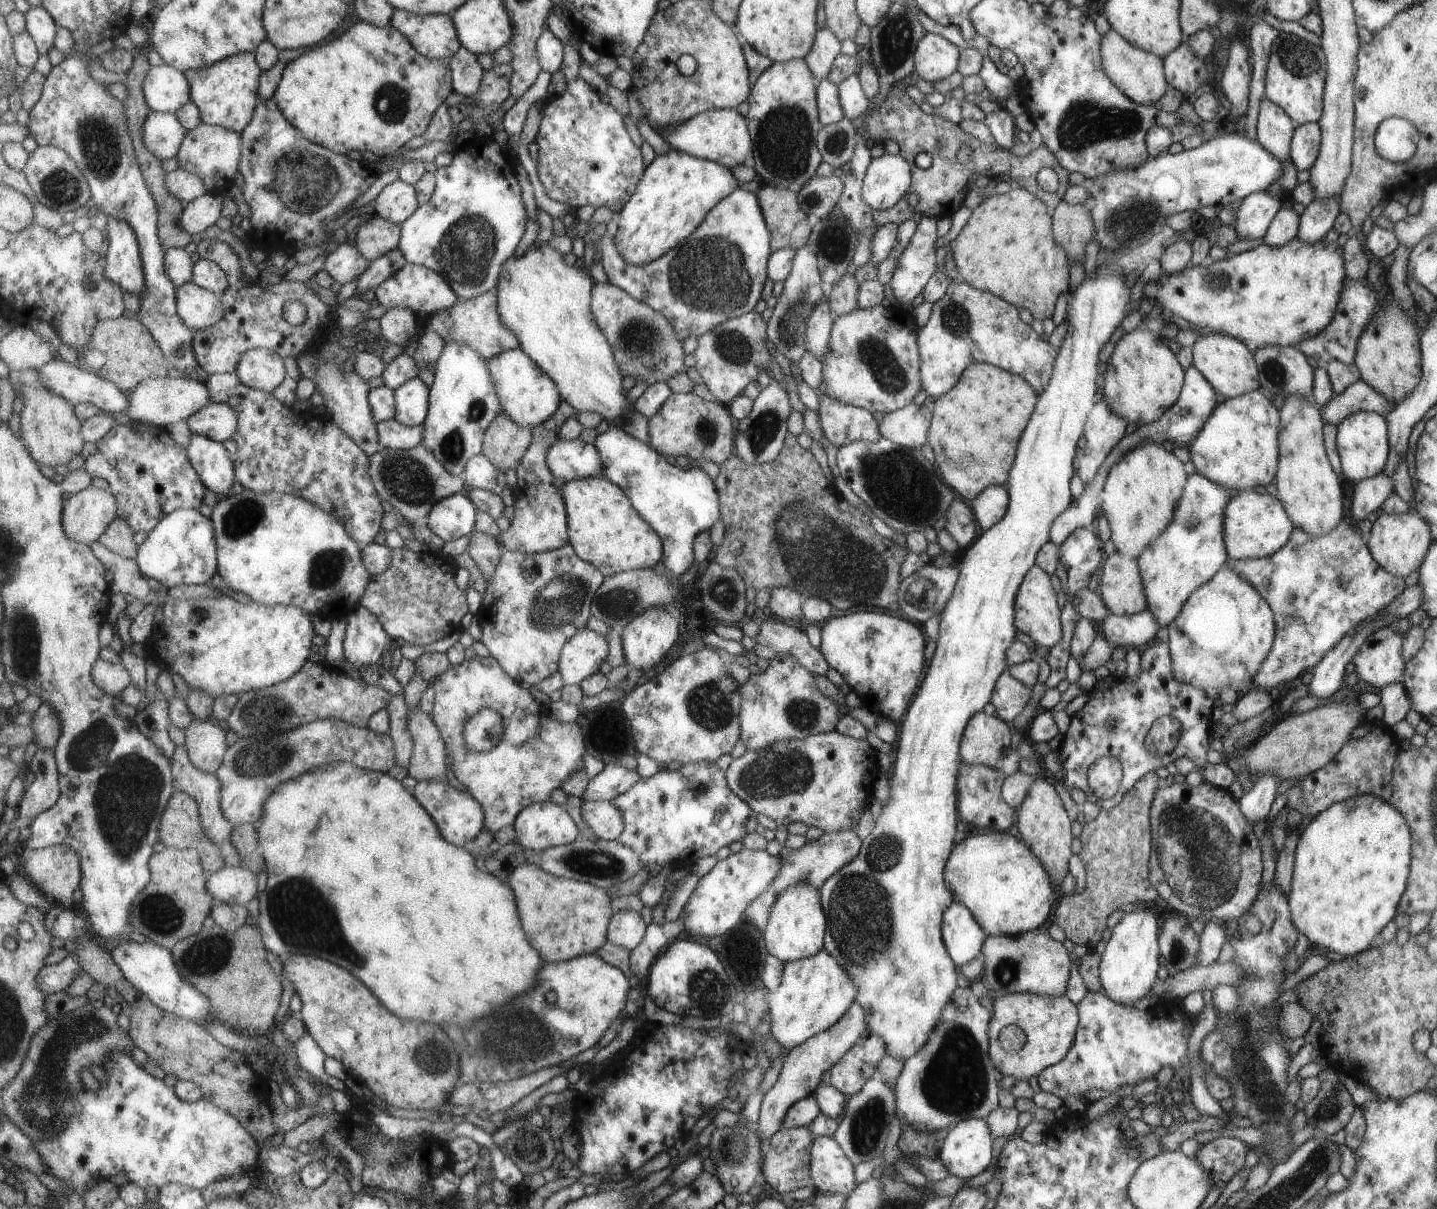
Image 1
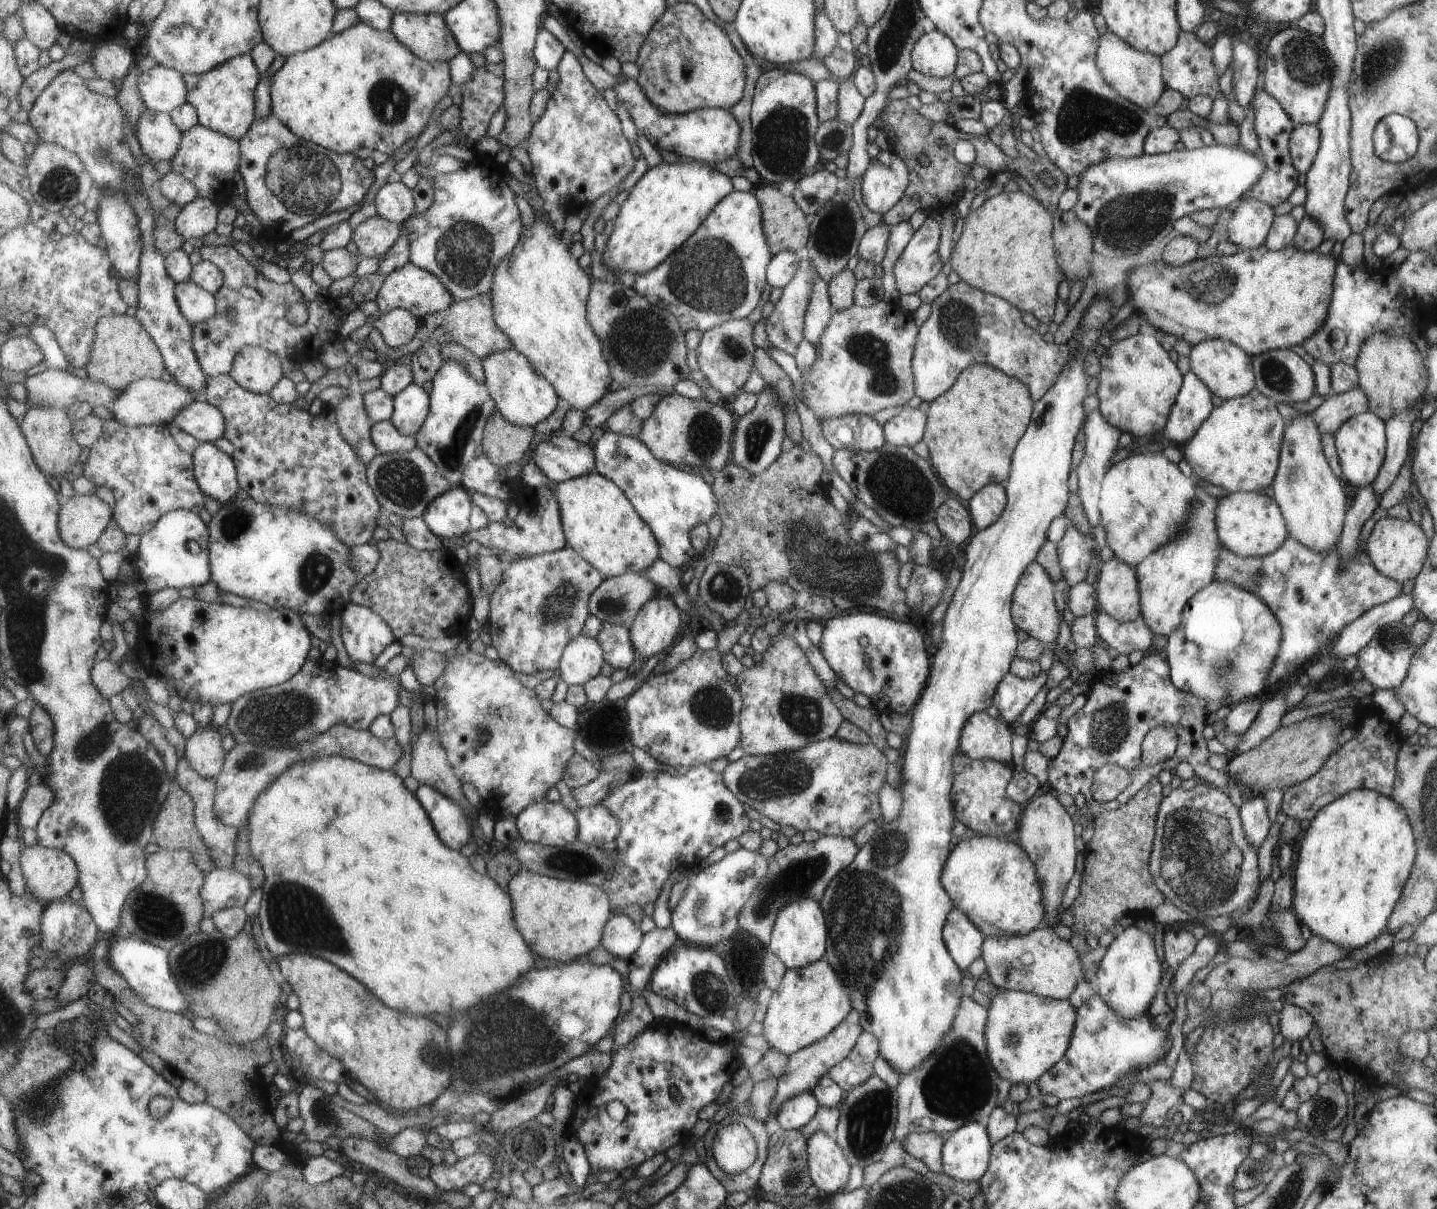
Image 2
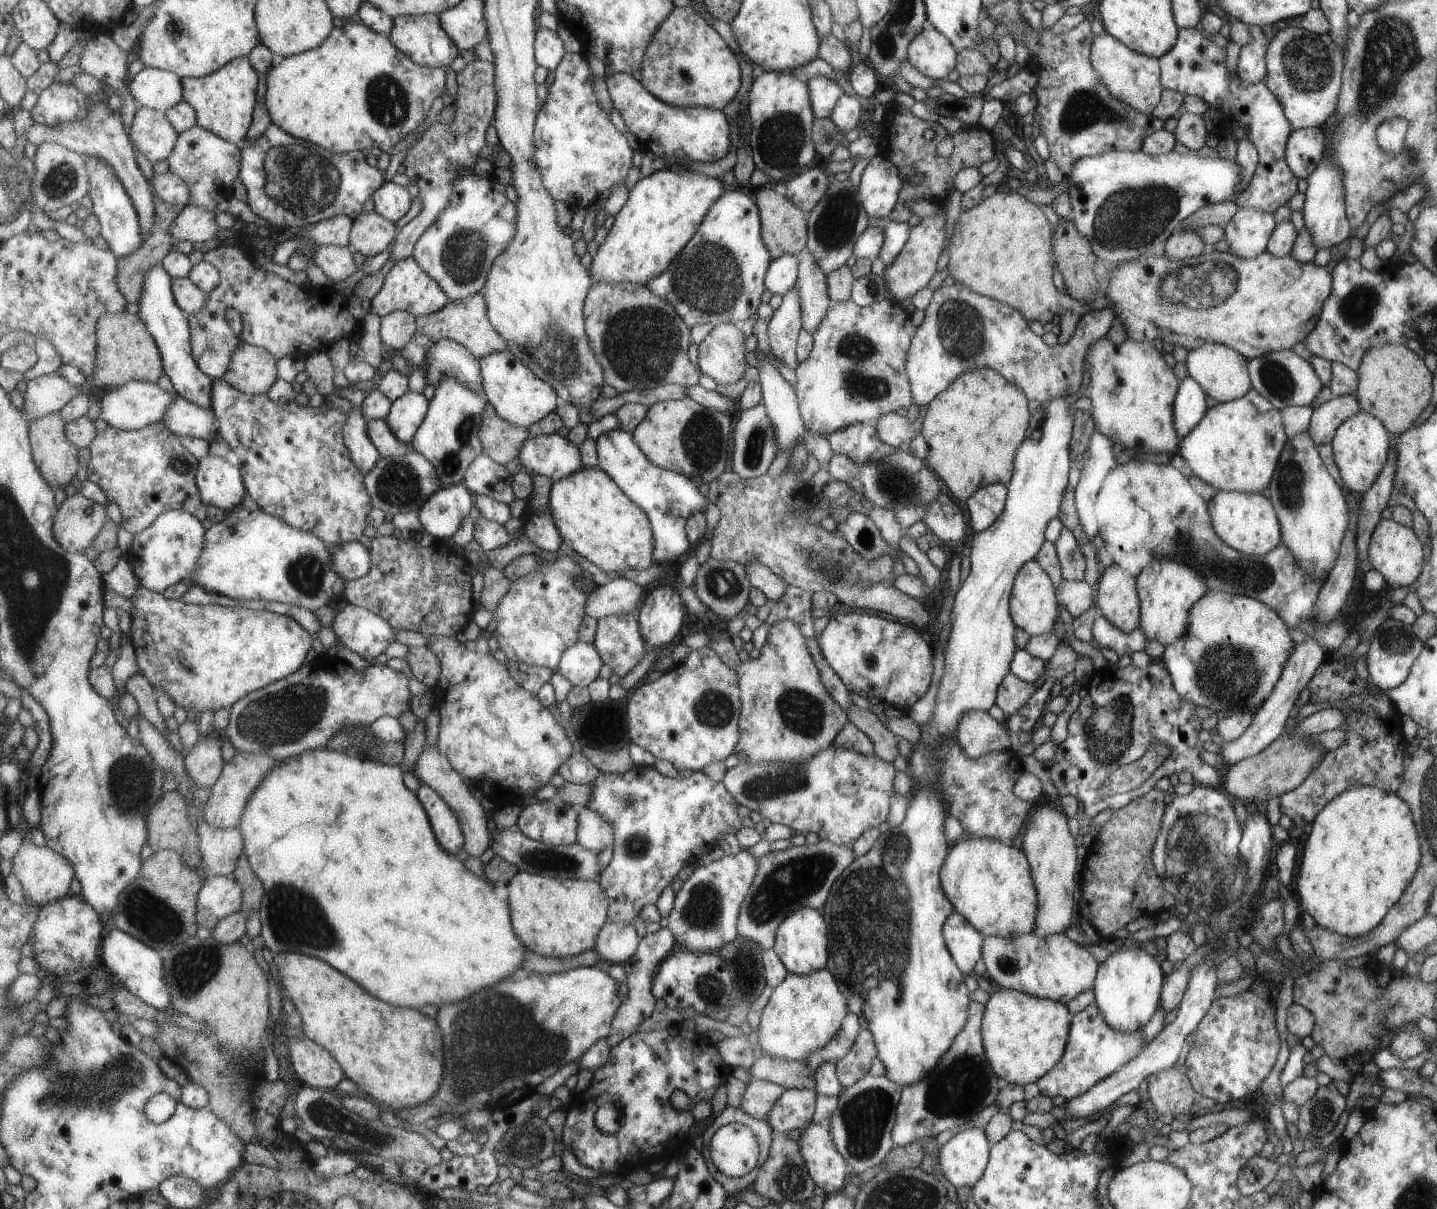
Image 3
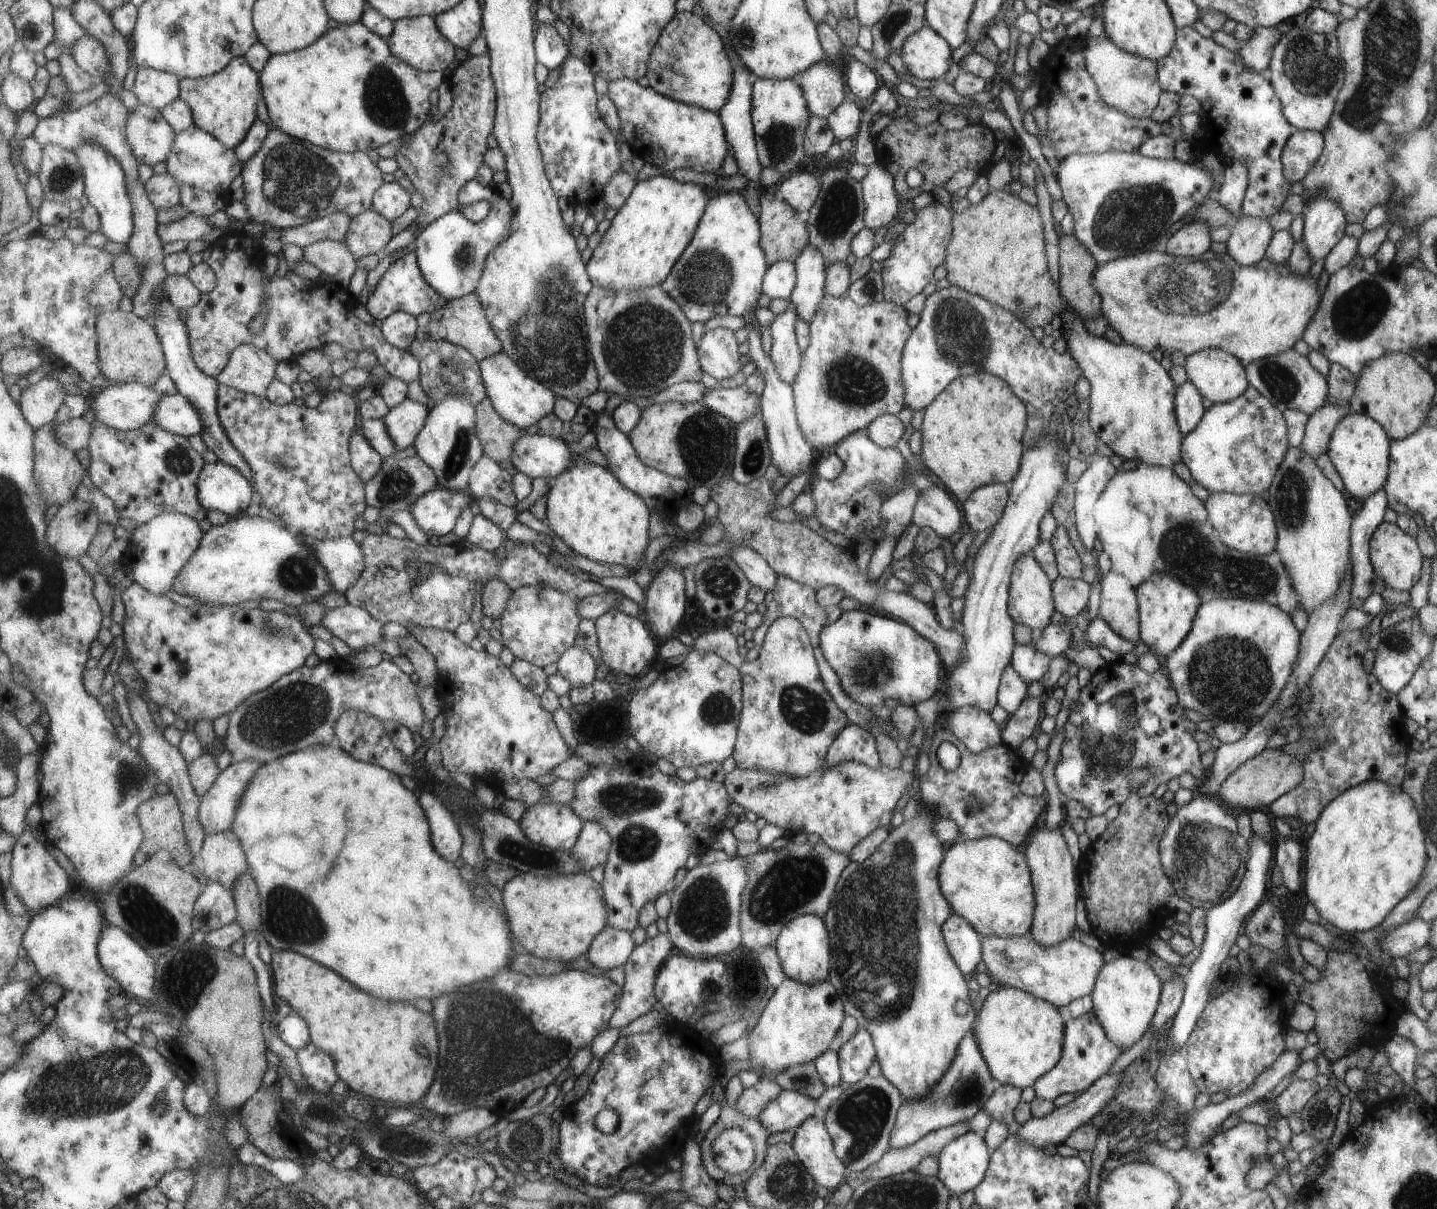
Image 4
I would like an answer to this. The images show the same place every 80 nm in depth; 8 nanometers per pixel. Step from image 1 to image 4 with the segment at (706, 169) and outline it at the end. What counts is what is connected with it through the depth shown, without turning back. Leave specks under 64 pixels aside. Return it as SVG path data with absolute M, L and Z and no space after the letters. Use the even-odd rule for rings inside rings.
M665 173L638 182L631 197L625 202L623 208L618 210L616 217L612 220L612 225L602 236L602 241L586 264L594 286L609 288L609 290L623 288L642 290L663 284L667 276L671 274L671 270L674 270L675 262L682 258L683 250L694 239L698 222L705 213L708 205L707 192L701 186L703 184L682 182L679 176Z

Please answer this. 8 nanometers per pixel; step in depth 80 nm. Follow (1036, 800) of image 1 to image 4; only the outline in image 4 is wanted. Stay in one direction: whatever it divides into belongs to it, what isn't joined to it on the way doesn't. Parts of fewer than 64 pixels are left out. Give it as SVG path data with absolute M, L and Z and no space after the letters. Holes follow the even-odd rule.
M1041 823L1031 832L1031 838L1027 838L1022 848L1023 854L1027 856L1027 862L1030 863L1035 898L1033 925L1029 934L1041 946L1058 945L1059 942L1066 941L1075 928L1077 884L1069 850L1065 846L1065 840L1057 832L1060 828L1058 824L1054 829L1048 830Z

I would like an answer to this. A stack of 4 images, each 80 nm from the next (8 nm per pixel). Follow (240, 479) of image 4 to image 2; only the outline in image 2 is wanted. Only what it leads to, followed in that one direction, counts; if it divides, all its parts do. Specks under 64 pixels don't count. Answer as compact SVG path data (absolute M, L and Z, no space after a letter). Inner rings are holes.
M202 441L192 455L195 477L203 493L221 504L232 502L240 488L238 464L234 459L208 441Z

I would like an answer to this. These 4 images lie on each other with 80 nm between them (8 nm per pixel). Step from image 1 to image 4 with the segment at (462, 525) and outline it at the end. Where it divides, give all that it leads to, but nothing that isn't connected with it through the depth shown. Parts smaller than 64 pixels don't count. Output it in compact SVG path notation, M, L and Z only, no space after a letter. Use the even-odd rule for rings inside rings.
M438 486L425 496L421 496L413 506L411 514L417 524L429 536L443 536L455 530L457 518L466 506L469 507L473 496L465 490L448 490Z

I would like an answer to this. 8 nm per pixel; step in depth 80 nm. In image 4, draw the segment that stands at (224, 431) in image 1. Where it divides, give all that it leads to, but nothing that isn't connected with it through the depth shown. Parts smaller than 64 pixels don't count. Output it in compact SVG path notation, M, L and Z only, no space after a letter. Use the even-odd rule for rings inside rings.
M180 393L165 395L153 421L165 430L185 438L200 435L206 429L202 412Z

